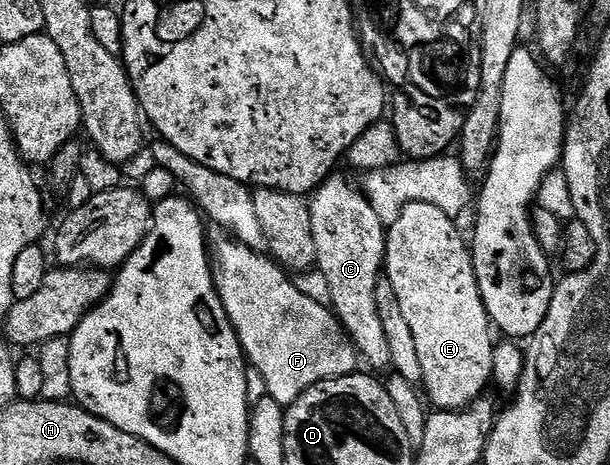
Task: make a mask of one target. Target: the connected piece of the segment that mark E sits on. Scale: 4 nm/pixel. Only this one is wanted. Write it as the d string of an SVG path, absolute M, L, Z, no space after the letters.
M410 203L403 208L399 220L387 227L385 235L383 270L391 288L395 288L399 308L403 308L403 316L411 328L411 336L415 336L415 352L419 352L419 368L423 368L421 382L424 393L439 410L464 410L486 393L485 385L489 386L493 382L495 330L477 283L473 255L467 245L466 235L464 238L456 225L455 219L435 204Z

